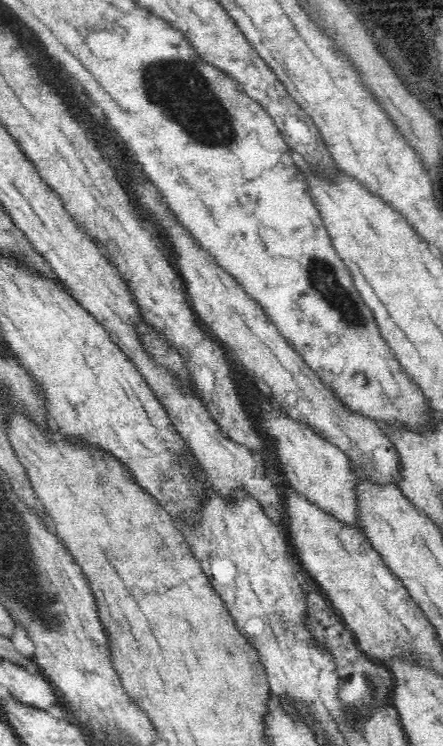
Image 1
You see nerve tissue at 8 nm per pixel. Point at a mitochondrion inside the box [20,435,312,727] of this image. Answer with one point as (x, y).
(44, 607)

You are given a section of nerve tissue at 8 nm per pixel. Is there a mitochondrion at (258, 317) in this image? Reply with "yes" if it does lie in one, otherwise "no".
no

